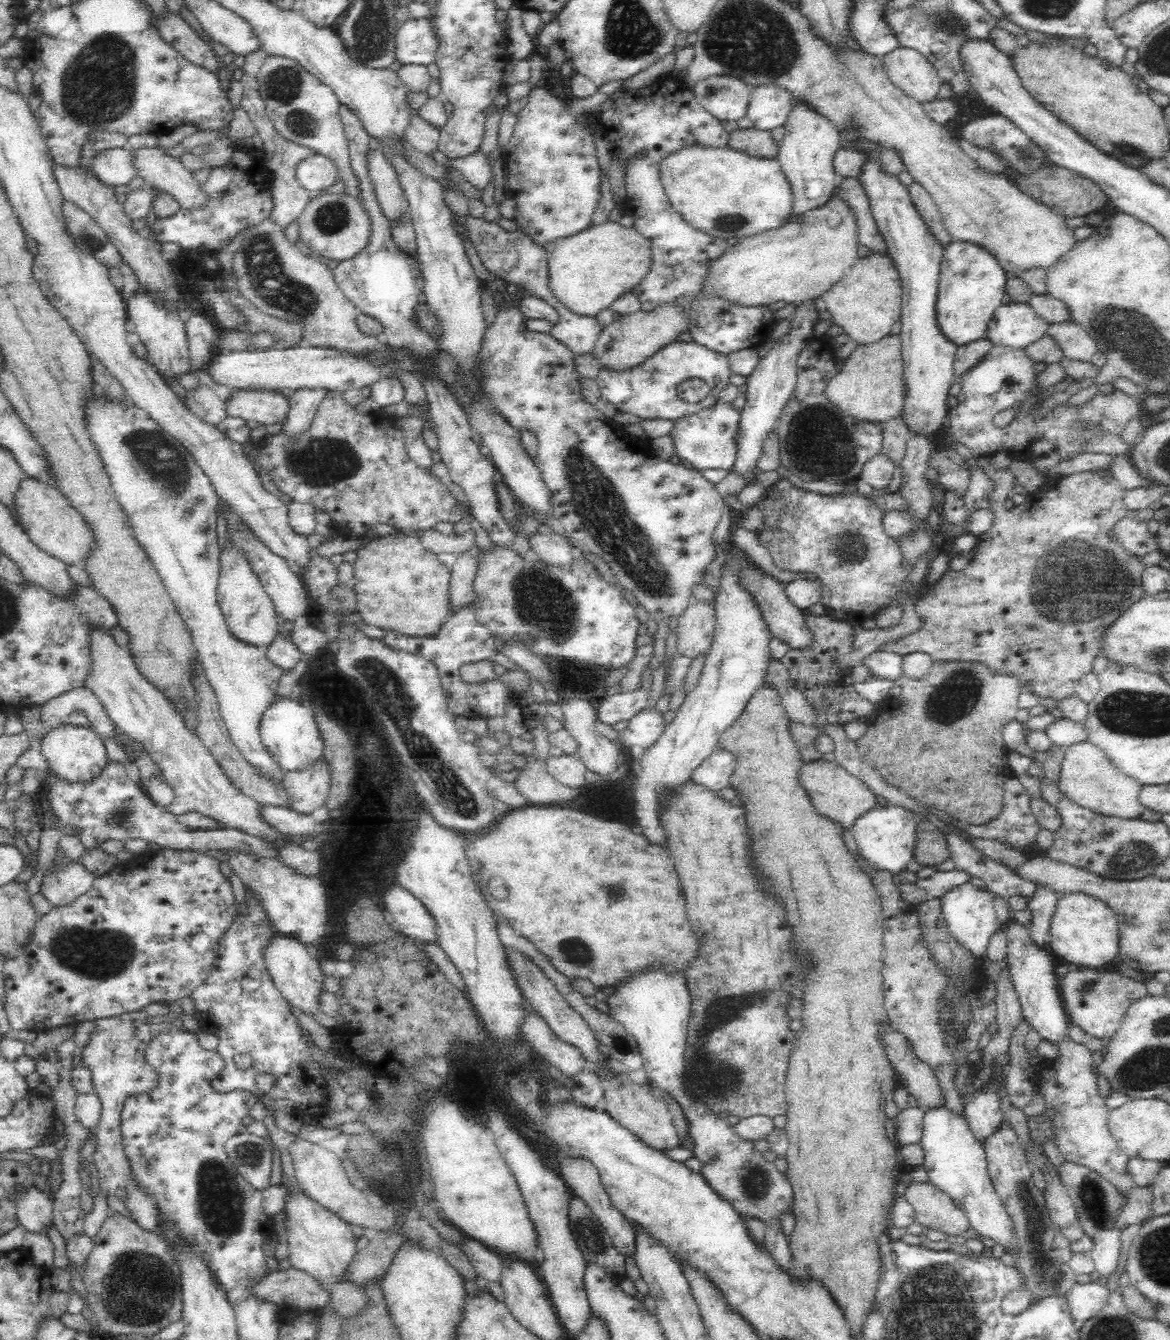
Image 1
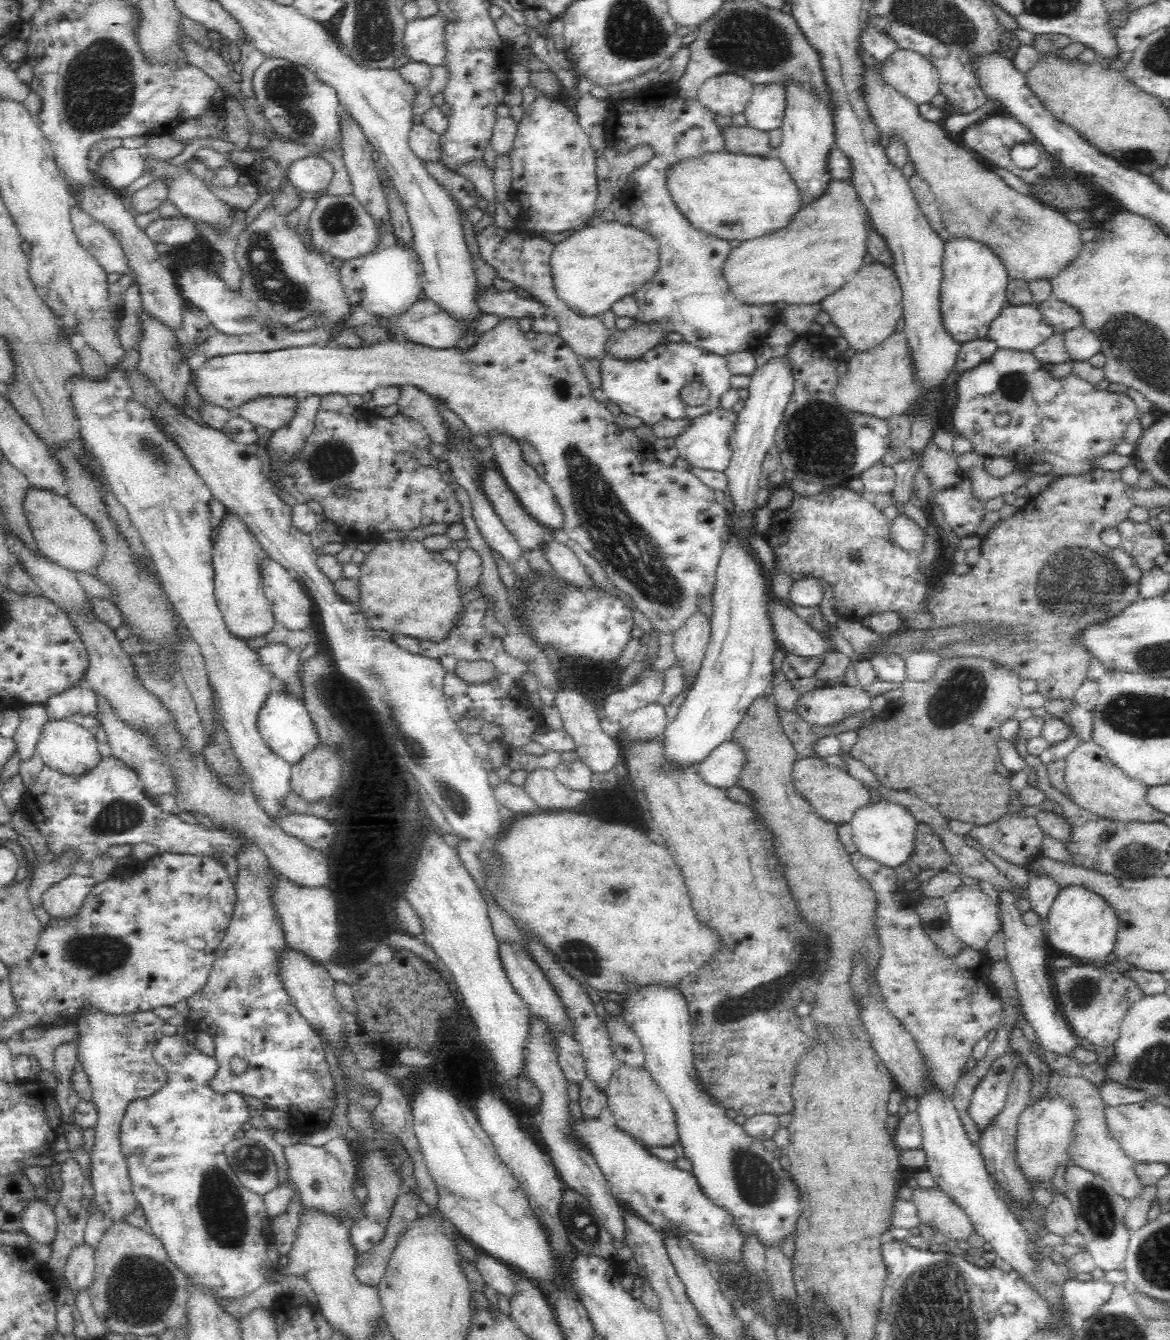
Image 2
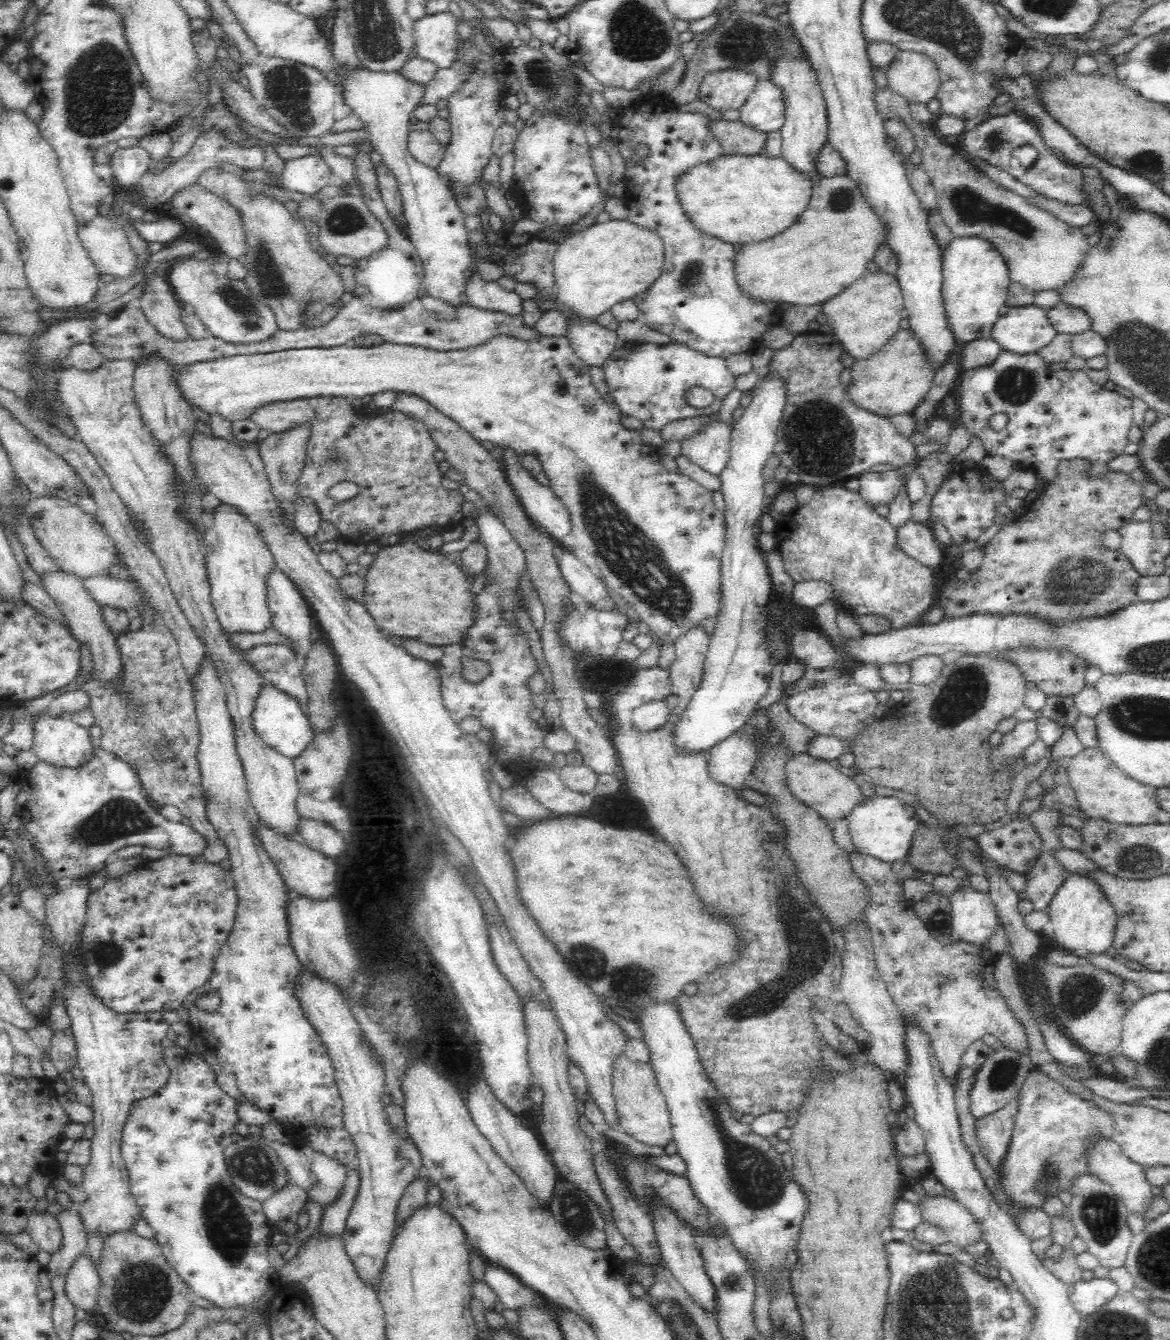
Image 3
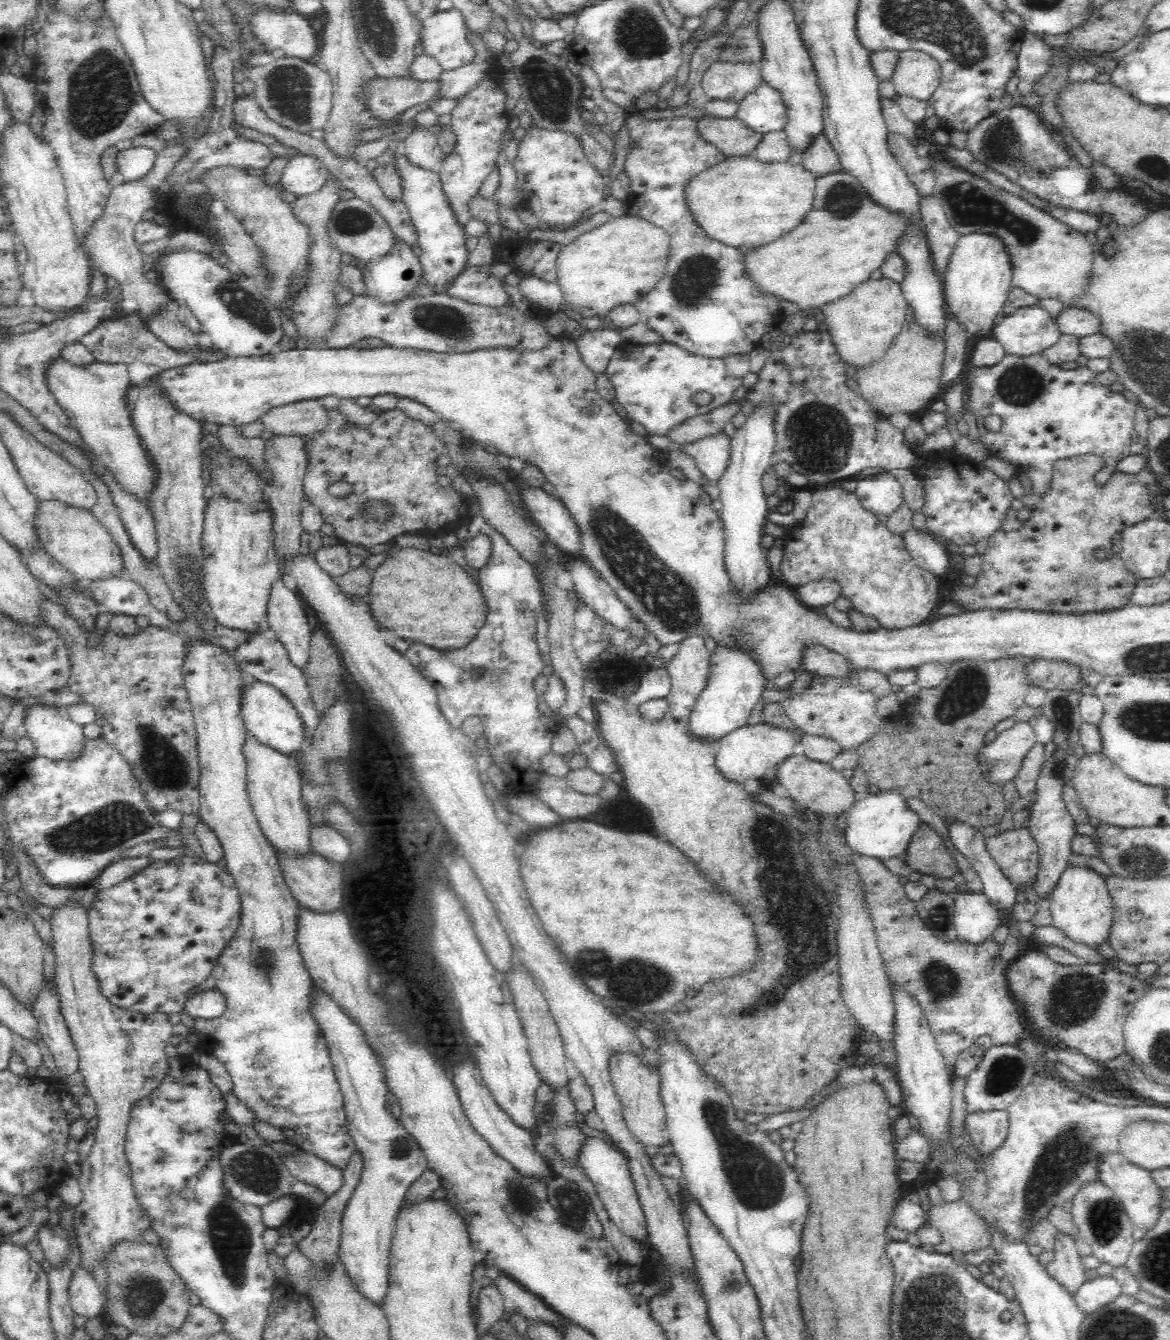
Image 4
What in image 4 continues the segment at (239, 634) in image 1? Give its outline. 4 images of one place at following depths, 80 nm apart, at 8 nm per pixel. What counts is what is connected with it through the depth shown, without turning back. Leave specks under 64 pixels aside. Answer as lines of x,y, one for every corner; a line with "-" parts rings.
214,495
206,503
205,522
201,535
201,562
200,575
203,580
207,606
215,619
216,624
221,624
228,629
238,629
256,634
262,634
269,629
268,600
272,582
280,574
274,544
274,531
272,527
272,512
270,508
252,509
239,502
228,501
224,497

